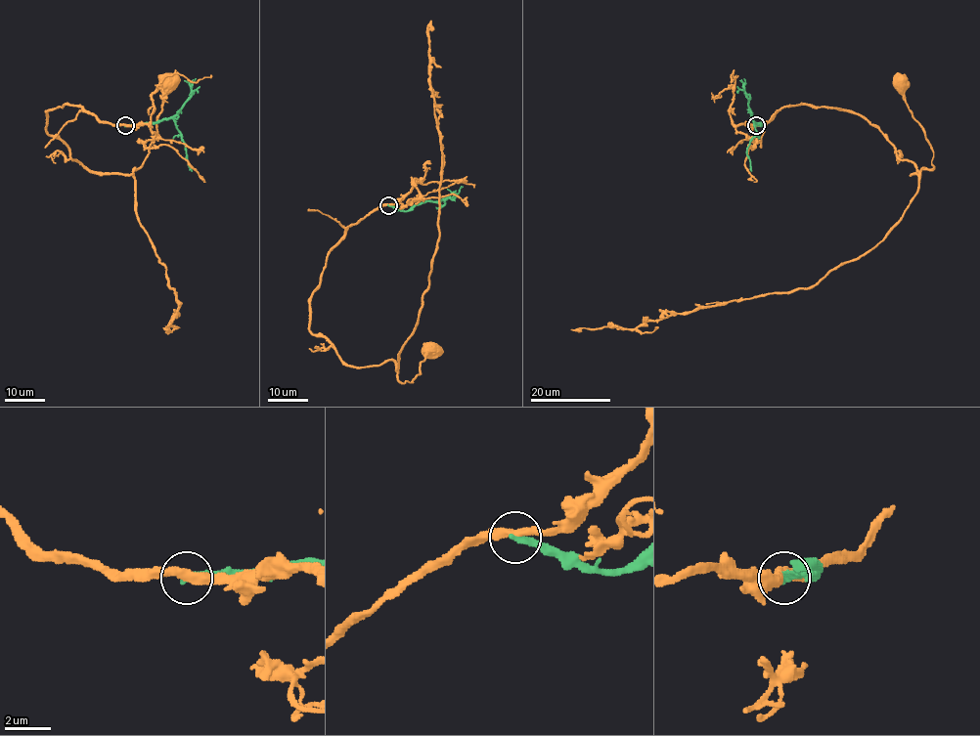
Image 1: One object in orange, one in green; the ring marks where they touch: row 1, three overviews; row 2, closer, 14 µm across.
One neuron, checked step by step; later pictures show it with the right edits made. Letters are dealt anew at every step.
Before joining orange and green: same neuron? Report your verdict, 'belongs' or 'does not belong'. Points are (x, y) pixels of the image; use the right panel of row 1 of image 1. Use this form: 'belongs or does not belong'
does not belong

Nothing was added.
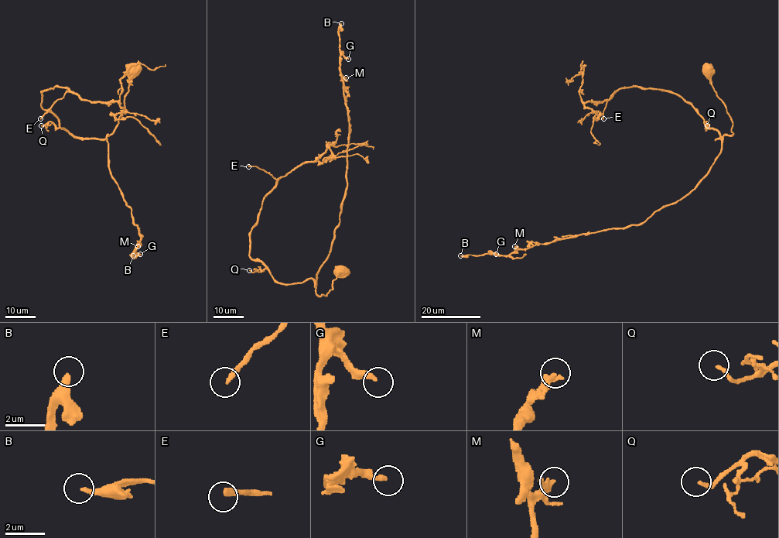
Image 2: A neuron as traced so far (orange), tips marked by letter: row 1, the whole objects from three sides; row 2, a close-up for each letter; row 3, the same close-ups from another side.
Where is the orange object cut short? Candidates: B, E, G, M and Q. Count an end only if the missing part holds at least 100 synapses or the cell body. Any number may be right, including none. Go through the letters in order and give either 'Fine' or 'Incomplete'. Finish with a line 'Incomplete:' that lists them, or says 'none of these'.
B: Incomplete
E: Fine
G: Fine
M: Fine
Q: Fine
Incomplete: B

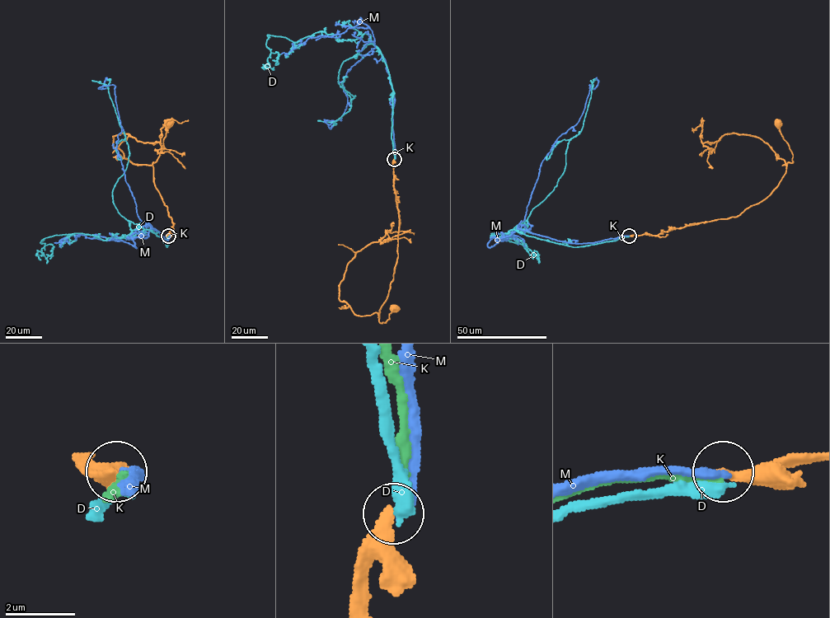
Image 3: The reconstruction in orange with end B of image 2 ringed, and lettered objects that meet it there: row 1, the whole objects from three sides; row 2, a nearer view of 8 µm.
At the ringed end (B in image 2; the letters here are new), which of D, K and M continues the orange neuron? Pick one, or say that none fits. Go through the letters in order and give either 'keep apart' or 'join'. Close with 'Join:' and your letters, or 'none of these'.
D: keep apart
K: keep apart
M: join
Join: M

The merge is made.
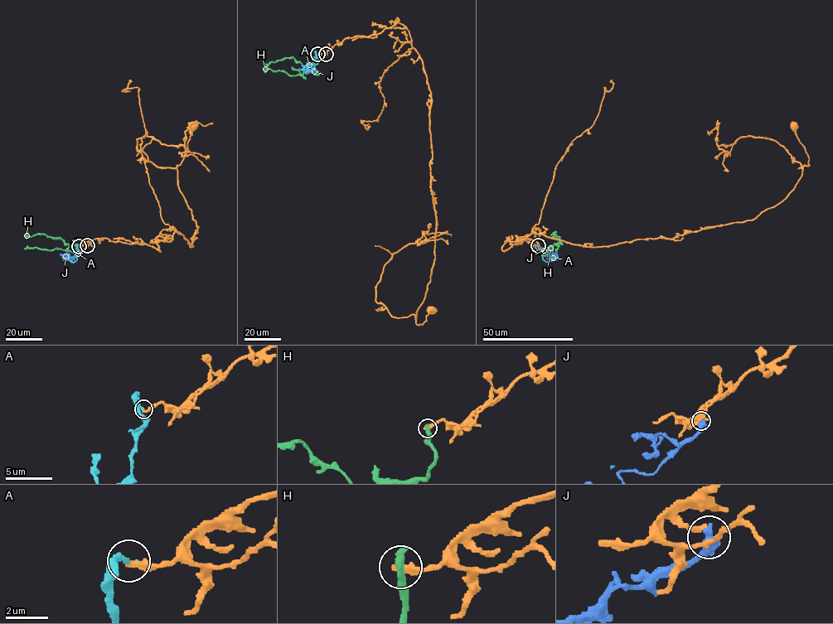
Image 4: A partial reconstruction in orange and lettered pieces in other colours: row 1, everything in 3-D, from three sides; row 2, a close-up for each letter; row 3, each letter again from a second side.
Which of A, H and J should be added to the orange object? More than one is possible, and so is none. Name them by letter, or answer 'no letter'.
A

